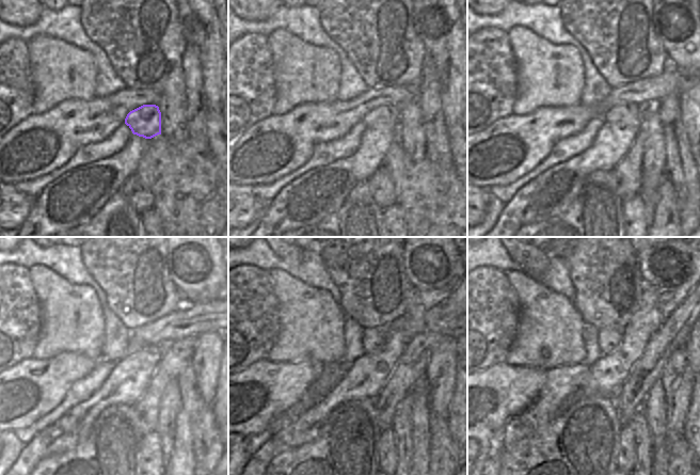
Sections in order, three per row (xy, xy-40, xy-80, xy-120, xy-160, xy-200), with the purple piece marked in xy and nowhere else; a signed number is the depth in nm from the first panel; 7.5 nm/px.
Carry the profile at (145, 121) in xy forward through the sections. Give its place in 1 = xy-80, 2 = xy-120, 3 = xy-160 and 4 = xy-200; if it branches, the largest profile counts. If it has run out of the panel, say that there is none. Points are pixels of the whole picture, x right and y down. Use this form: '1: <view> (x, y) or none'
1: xy-80 (620, 113)
2: xy-120 (133, 345)
3: xy-160 (372, 338)
4: xy-200 (608, 338)

